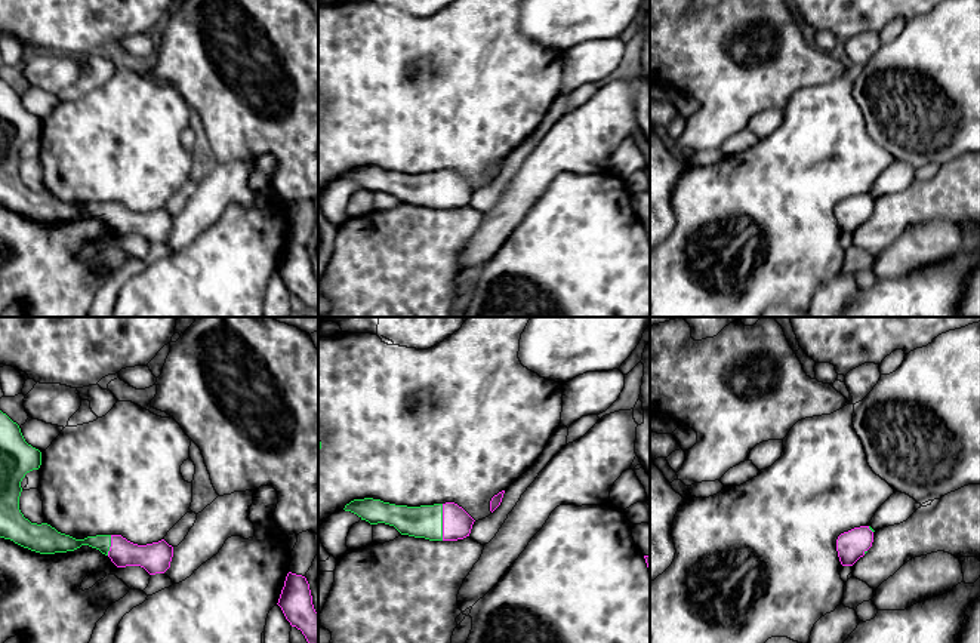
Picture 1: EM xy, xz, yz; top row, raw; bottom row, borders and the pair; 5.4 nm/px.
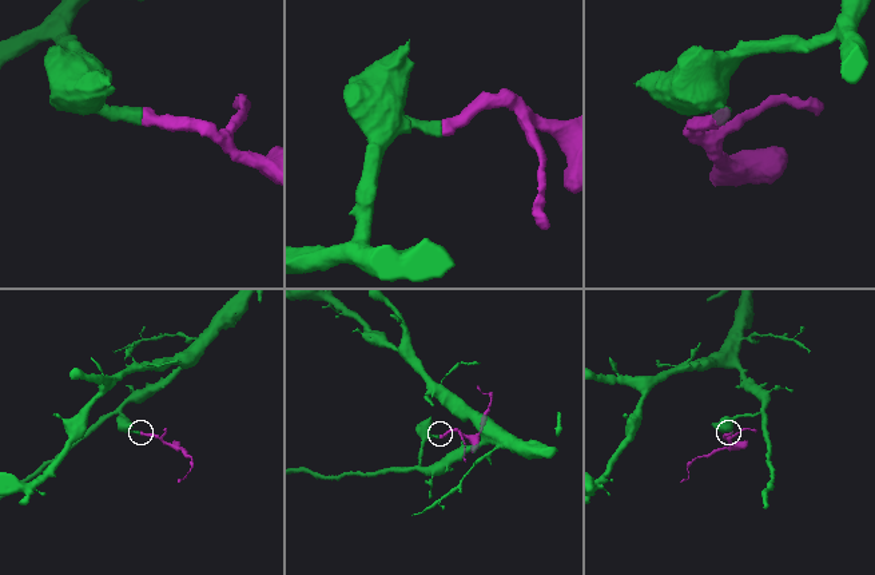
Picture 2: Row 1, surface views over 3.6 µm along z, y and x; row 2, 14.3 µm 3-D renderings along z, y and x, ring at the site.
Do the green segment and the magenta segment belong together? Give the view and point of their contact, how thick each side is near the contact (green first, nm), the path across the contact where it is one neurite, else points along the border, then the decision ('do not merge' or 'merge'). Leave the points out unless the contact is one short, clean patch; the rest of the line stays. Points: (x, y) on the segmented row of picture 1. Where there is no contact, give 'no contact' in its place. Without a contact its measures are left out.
contact xz (441, 522); calibres 180 and 160 nm; merge

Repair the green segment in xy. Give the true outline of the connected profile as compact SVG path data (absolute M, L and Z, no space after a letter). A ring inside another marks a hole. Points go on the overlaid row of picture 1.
M0 410L0 538L10 539L15 544L40 554L67 553L89 545L108 556L117 567L141 566L150 575L164 573L170 567L173 547L164 539L147 545L138 545L121 535L96 535L84 539L75 539L58 532L47 523L31 523L19 510L21 482L27 473L38 470L41 465L41 452L28 444L21 428L6 413Z

